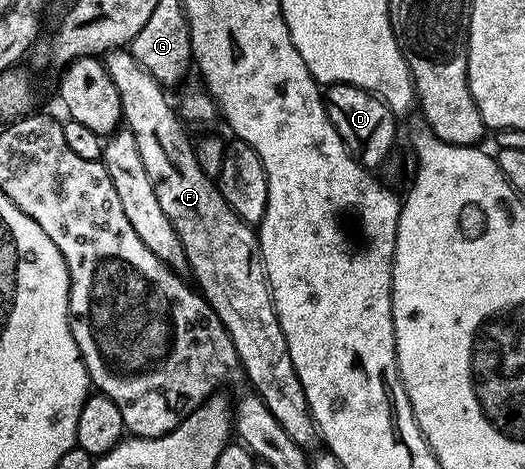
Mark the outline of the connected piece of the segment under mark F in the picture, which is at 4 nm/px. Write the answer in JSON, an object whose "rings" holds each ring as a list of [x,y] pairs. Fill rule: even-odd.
{"rings":[[[111,50],[103,58],[107,72],[111,76],[111,84],[119,92],[119,104],[124,125],[135,136],[135,144],[139,144],[139,160],[143,160],[143,168],[147,168],[147,176],[151,176],[151,188],[155,188],[155,196],[163,212],[167,212],[167,220],[175,228],[179,240],[183,244],[183,252],[189,261],[188,271],[193,274],[192,281],[201,297],[207,300],[209,307],[219,316],[223,328],[229,330],[231,340],[235,344],[235,352],[240,369],[245,369],[252,389],[258,398],[262,398],[275,420],[283,424],[283,432],[295,440],[303,448],[309,448],[319,435],[313,417],[309,415],[307,396],[303,392],[303,384],[299,384],[299,376],[295,372],[295,364],[291,364],[291,356],[287,352],[287,340],[283,336],[283,328],[279,328],[277,313],[273,307],[273,293],[269,290],[269,281],[265,278],[265,265],[261,262],[261,244],[259,234],[250,223],[244,222],[227,204],[216,181],[208,178],[196,159],[194,143],[189,142],[185,135],[186,123],[179,117],[178,111],[169,103],[166,87],[157,83],[155,76],[143,68],[128,50]]]}

